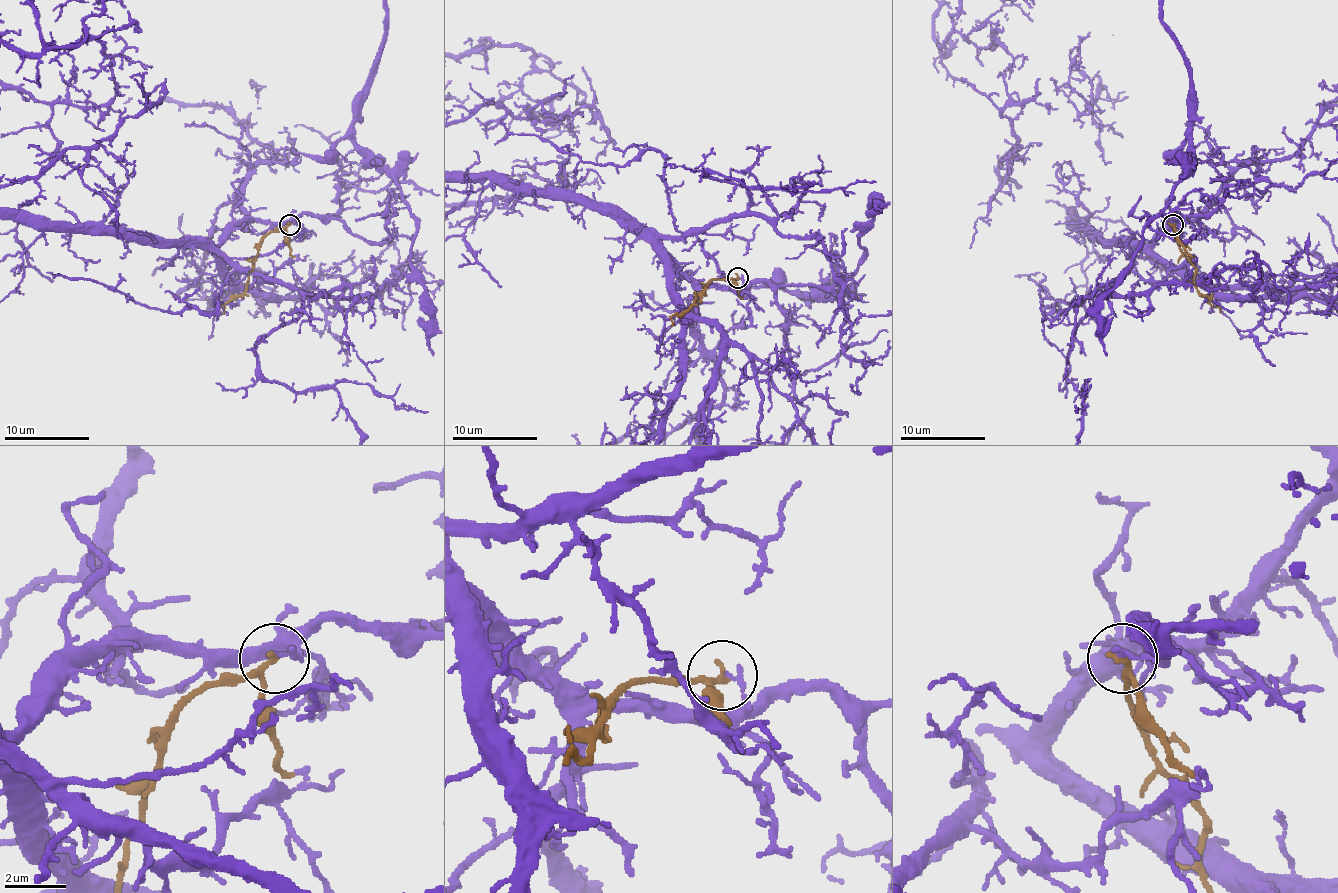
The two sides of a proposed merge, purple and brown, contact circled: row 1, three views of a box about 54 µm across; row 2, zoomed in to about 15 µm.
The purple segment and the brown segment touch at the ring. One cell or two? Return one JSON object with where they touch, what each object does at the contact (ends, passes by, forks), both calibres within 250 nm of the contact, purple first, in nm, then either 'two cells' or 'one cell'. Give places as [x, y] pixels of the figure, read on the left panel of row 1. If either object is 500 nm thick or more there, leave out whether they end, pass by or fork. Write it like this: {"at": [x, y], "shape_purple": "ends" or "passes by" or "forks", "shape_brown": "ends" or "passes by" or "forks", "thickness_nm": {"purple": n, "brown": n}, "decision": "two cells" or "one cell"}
{"at": [289, 224], "shape_purple": "ends", "shape_brown": "passes by", "thickness_nm": {"purple": 150, "brown": 180}, "decision": "two cells"}

